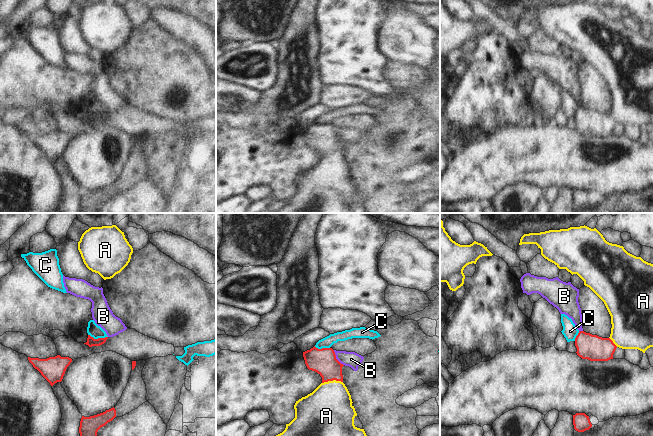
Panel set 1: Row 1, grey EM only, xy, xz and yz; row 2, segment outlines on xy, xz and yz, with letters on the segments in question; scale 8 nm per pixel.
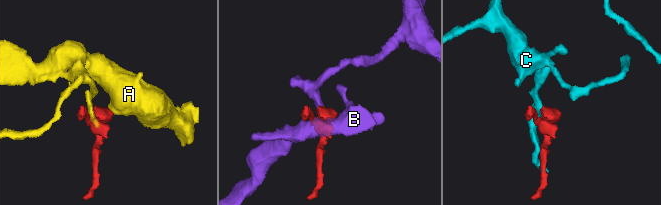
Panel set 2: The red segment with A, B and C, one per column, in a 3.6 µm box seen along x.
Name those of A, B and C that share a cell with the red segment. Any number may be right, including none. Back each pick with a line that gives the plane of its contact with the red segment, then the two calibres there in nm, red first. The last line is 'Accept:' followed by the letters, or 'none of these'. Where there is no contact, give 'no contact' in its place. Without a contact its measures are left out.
A: contact in xz; calibres 200 and 400 nm
Accept: A

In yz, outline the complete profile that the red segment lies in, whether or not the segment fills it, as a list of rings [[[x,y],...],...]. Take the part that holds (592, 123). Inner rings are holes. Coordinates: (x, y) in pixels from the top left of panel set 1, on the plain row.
[[[587,2],[524,10],[519,21],[536,20],[541,31],[559,45],[577,50],[605,80],[611,92],[611,110],[602,114],[579,107],[577,131],[590,137],[613,135],[617,123],[645,127],[653,123],[653,40],[628,29],[623,22],[609,19],[596,5]]]

